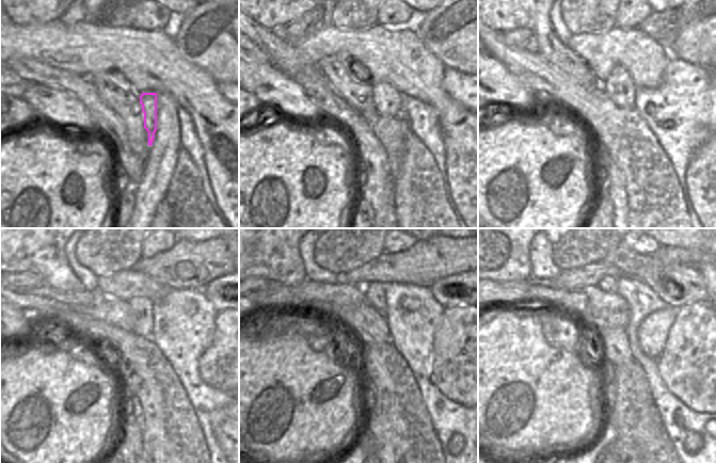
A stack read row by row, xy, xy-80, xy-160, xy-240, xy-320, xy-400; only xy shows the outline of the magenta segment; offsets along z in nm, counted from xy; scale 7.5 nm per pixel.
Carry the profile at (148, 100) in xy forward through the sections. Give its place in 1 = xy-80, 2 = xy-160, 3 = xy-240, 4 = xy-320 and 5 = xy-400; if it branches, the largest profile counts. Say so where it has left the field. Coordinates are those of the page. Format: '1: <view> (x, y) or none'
1: xy-80 (387, 101)
2: xy-160 (619, 86)
3: xy-240 (141, 307)
4: xy-320 (375, 291)
5: xy-400 (608, 284)

